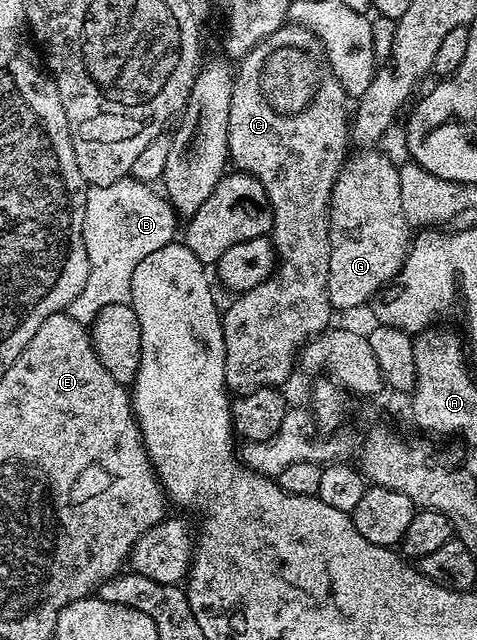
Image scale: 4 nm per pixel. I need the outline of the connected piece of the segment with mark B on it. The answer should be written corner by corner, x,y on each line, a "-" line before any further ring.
132,175
118,177
116,183
87,188
82,234
88,251
88,283
84,283
84,291
64,310
76,323
89,327
104,307
127,304
132,275
140,267
140,259
148,259
152,251
160,251
160,247
175,240
174,232
180,229
179,218
169,200
154,188
153,184
138,181

